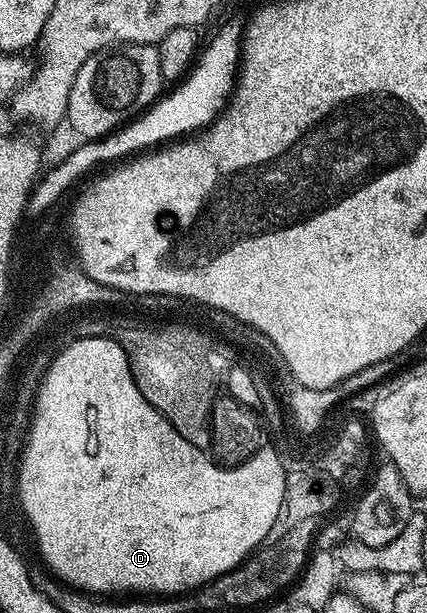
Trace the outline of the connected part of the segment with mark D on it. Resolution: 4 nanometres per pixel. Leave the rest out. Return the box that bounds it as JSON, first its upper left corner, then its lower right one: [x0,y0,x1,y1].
[17,337,287,597]

